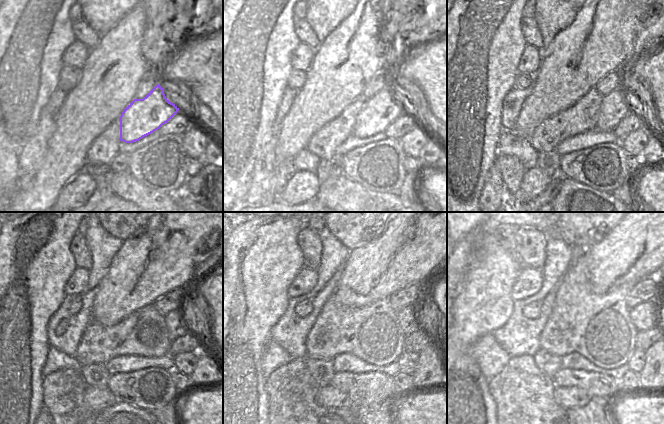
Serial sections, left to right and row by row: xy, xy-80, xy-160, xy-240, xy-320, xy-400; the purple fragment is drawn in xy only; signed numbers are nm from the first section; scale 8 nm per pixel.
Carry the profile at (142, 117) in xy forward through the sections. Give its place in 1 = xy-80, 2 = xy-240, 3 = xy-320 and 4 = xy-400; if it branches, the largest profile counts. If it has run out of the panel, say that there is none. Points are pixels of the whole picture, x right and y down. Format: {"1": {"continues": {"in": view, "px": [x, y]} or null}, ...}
{"1": {"continues": {"in": "xy-80", "px": [379, 111]}}, "2": {"continues": {"in": "xy-240", "px": [175, 325]}}, "3": {"continues": {"in": "xy-320", "px": [407, 318]}}, "4": {"continues": {"in": "xy-400", "px": [643, 316]}}}

